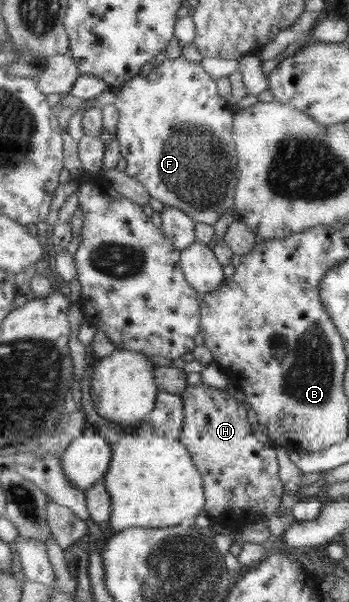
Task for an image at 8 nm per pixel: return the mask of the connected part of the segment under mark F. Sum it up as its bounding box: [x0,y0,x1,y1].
[113,56,239,226]

